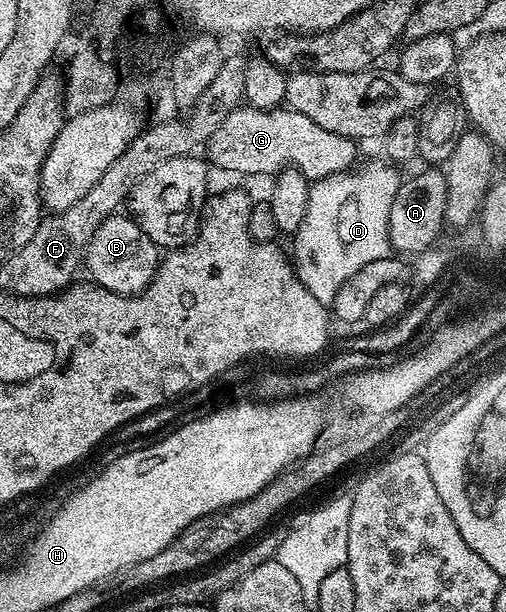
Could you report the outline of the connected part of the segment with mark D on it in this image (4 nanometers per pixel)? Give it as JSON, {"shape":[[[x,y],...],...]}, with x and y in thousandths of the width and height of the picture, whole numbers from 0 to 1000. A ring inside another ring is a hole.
{"shape":[[[755,268],[666,281],[611,302],[605,348],[577,386],[577,430],[597,466],[628,490],[658,492],[672,467],[680,467],[711,435],[727,435],[727,428],[775,417],[767,350],[775,343],[775,324],[787,309],[791,288],[779,283],[785,279],[777,273]]]}

